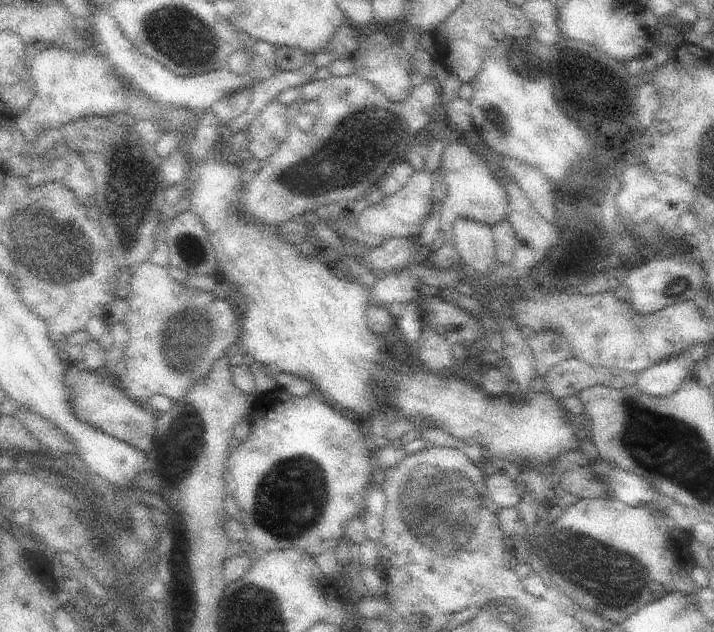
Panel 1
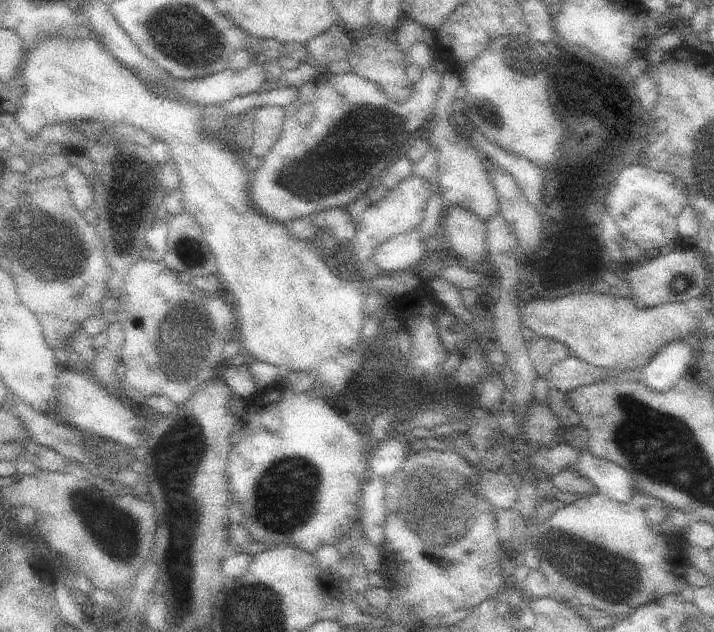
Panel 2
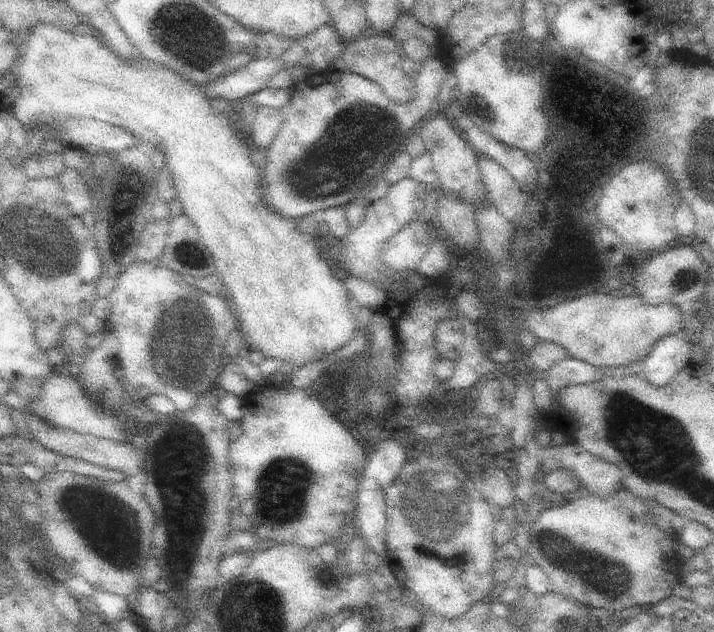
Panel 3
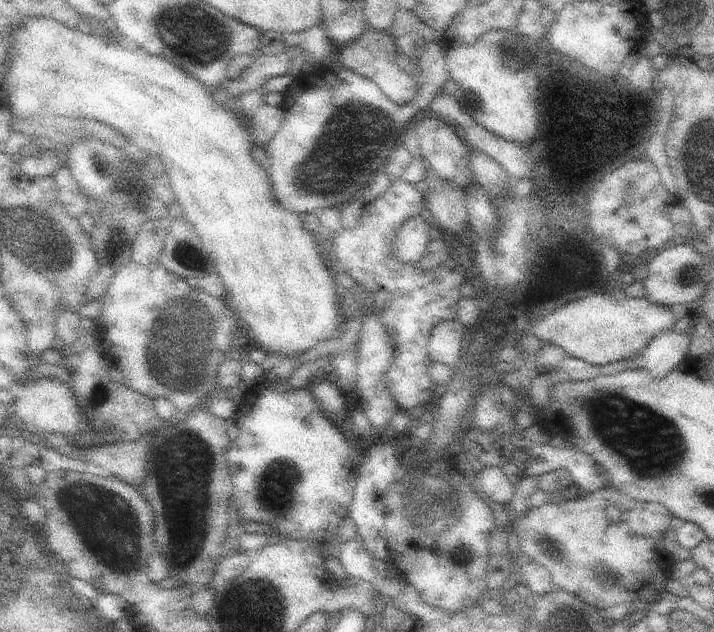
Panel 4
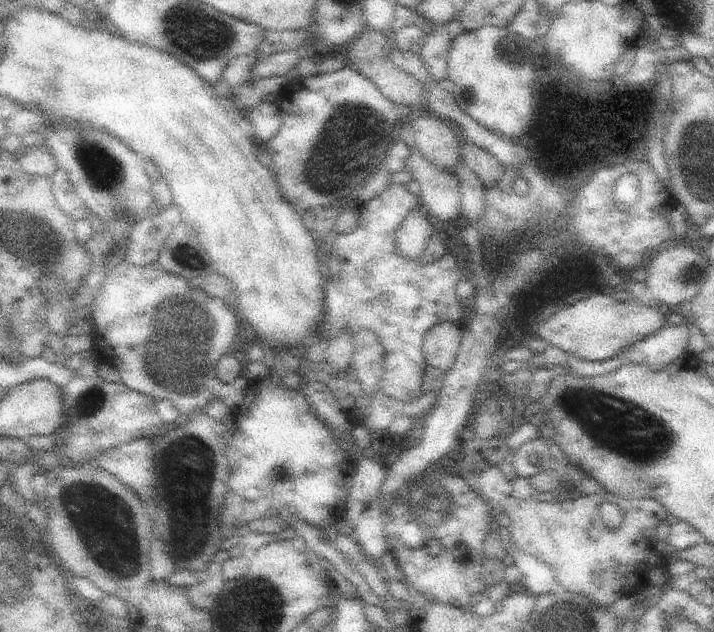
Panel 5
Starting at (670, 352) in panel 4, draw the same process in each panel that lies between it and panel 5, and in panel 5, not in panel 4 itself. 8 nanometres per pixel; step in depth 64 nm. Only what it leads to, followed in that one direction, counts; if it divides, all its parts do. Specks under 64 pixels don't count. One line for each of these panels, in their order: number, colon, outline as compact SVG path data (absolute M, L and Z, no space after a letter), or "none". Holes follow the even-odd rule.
5: M665 324L659 332L649 334L645 340L637 342L637 346L643 350L645 364L649 364L655 370L661 370L687 352L687 342L689 342L689 324L677 326Z

